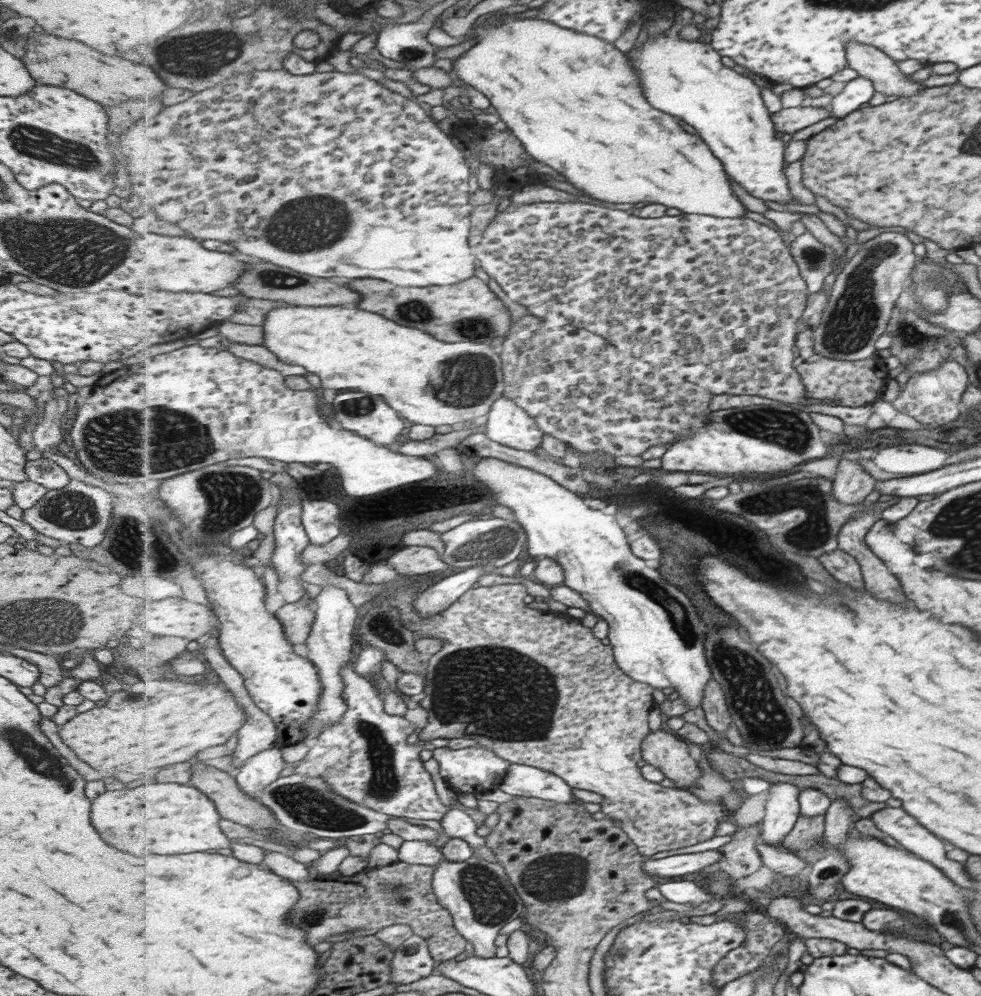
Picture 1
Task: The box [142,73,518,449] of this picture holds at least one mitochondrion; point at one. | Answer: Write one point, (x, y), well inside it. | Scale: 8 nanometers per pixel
(296, 227)

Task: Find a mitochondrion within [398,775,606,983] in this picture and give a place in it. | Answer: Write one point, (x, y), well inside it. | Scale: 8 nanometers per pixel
(555, 876)

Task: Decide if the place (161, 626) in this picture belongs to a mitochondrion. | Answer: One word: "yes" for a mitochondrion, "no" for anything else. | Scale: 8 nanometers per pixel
no

